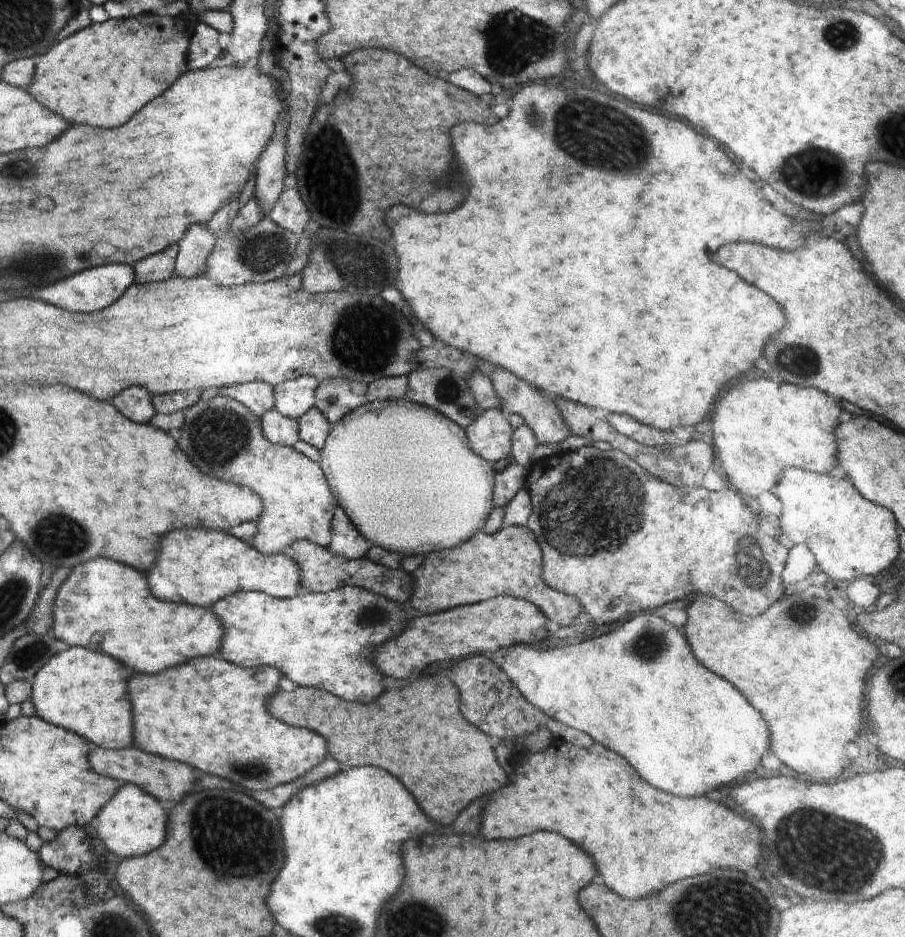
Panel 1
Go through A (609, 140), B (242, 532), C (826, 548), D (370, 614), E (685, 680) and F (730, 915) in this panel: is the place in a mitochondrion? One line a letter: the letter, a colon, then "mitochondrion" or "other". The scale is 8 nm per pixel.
A: mitochondrion
B: other
C: other
D: mitochondrion
E: other
F: mitochondrion

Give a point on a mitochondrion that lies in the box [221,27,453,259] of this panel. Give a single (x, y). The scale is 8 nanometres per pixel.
(330, 194)

